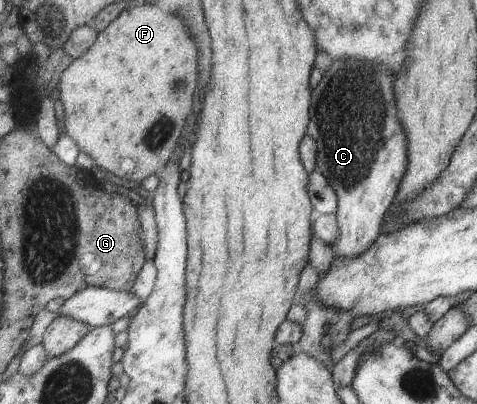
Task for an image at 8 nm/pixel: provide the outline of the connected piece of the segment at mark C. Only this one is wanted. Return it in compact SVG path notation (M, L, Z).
M334 61L332 69L326 71L318 87L312 91L308 133L312 133L316 141L316 170L328 179L328 184L334 188L338 198L336 215L340 237L332 244L335 257L358 257L374 245L376 237L383 233L384 215L398 195L408 165L408 137L396 117L390 73L376 71L372 63L364 61Z

